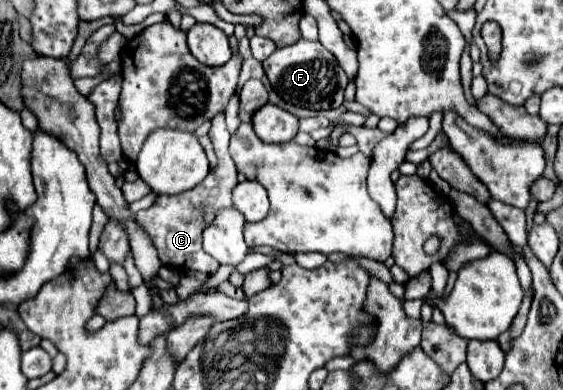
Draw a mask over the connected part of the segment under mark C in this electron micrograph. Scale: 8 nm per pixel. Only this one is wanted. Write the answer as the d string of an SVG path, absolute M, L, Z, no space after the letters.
M220 113L212 121L212 129L210 129L208 135L212 139L212 145L214 145L214 151L216 151L216 157L218 157L218 163L210 171L210 175L190 191L184 191L184 193L178 193L178 195L172 195L172 197L158 195L152 207L136 213L136 223L150 237L152 245L158 251L162 265L170 267L170 269L190 269L190 271L212 274L220 267L216 260L211 260L209 255L204 252L202 231L208 227L208 223L214 221L214 217L220 209L232 207L232 189L238 183L236 181L236 167L234 167L230 153L228 153L230 133L226 129L224 113Z

